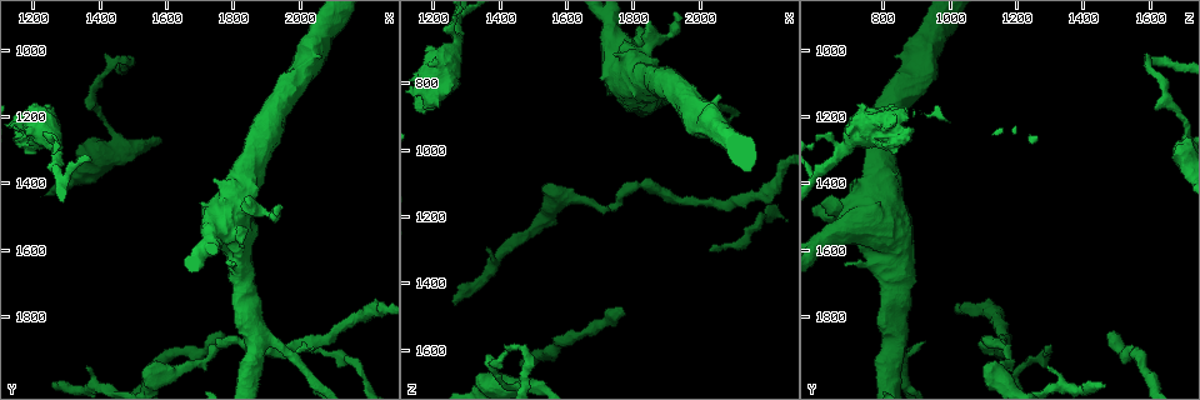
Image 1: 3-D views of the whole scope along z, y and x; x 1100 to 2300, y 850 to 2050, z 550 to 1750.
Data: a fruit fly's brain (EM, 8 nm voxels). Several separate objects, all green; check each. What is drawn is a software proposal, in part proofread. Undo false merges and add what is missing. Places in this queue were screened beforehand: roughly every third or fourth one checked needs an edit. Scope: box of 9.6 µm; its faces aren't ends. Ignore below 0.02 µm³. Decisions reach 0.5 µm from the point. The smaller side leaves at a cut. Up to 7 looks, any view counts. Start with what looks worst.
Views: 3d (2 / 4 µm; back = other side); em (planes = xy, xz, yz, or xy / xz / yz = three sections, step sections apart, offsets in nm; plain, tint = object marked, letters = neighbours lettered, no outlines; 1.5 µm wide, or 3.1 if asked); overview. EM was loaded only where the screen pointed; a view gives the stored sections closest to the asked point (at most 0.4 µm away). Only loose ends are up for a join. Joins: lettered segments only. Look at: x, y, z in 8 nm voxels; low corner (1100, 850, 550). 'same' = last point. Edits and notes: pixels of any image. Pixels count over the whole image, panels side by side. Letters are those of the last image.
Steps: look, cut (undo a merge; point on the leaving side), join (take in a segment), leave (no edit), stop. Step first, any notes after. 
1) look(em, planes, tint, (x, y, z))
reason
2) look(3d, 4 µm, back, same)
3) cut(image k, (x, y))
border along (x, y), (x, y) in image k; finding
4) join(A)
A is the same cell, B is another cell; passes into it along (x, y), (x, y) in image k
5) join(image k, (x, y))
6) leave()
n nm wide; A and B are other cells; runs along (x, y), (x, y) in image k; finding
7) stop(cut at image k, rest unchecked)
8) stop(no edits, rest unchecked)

look(em, planes, letters, (1460, 1030, 1600))
sharp bend

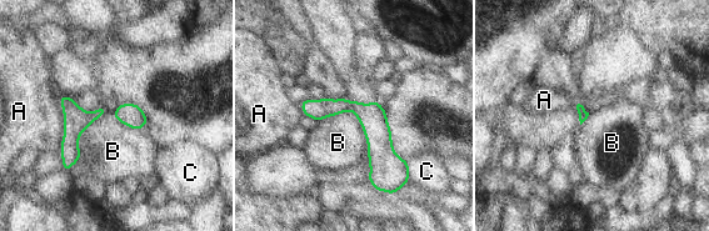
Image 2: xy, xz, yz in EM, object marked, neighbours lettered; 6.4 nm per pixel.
cut(image 2, (373, 119))
60 nm wide; A, B and C are other cells; the part that leaves runs along (354, 104), (377, 129), (380, 186) in image 2; two neurons meet here

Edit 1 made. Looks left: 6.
look(em, xy, step 4, letters, (1780, 1850, 1490))
branch stops here

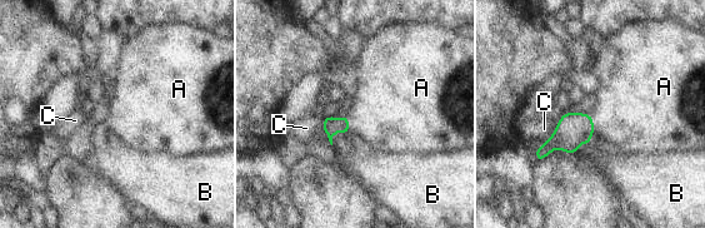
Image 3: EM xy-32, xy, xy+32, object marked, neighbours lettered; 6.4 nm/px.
look(em, planes, letters, same)
another direction

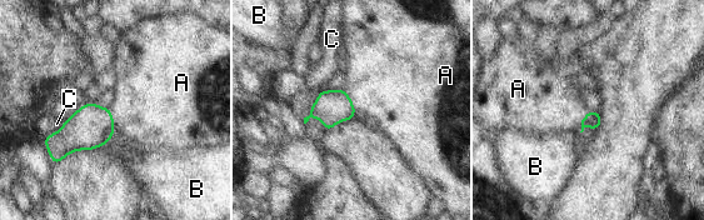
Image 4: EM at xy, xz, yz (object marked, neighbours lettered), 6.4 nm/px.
join(A)
A touches over 170 nm; A is the same cell, B and C are other cells; passes into it along (91, 126), (113, 120), (149, 109) in image 4; it goes on there

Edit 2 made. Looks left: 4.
look(em, xz, step 4, plain, (2040, 1900, 880))
free end

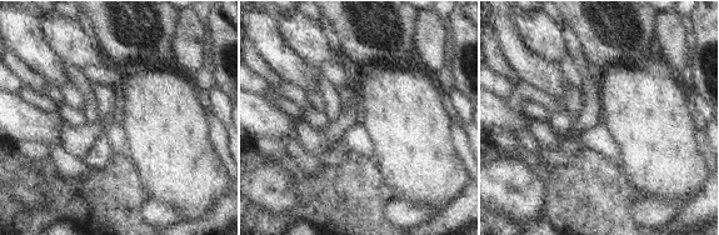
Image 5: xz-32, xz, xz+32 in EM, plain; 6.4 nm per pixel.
look(em, xz, step 4, letters, same)

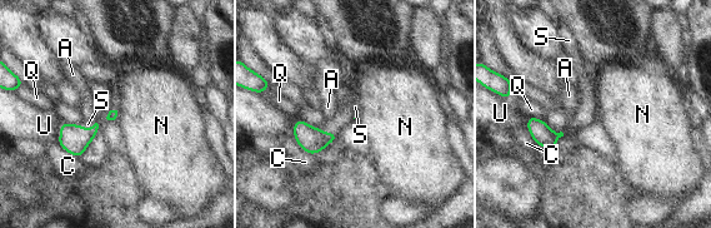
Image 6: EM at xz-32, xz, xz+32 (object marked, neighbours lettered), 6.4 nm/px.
join(S)
S is the same cell, A, C, N, Q and U are other cells; passes into it along (311, 139), (325, 132), (343, 117) in image 6; the neuron continues

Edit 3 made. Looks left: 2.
stop(cut at image 2, join at image 4, join at image 6, rest unchecked)

